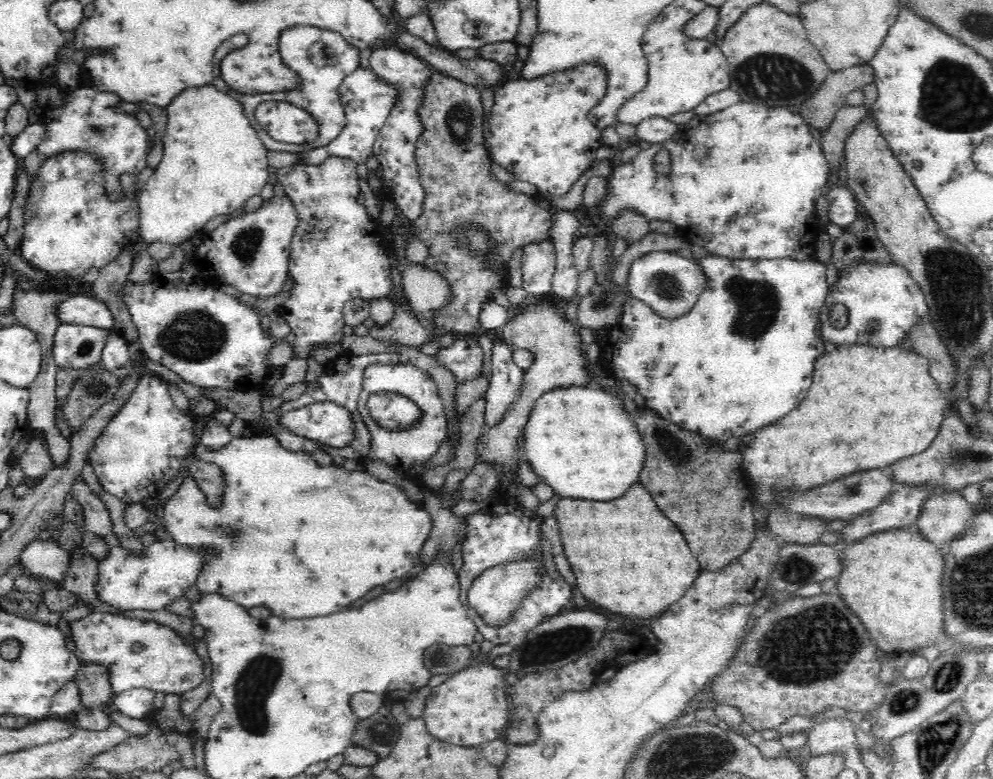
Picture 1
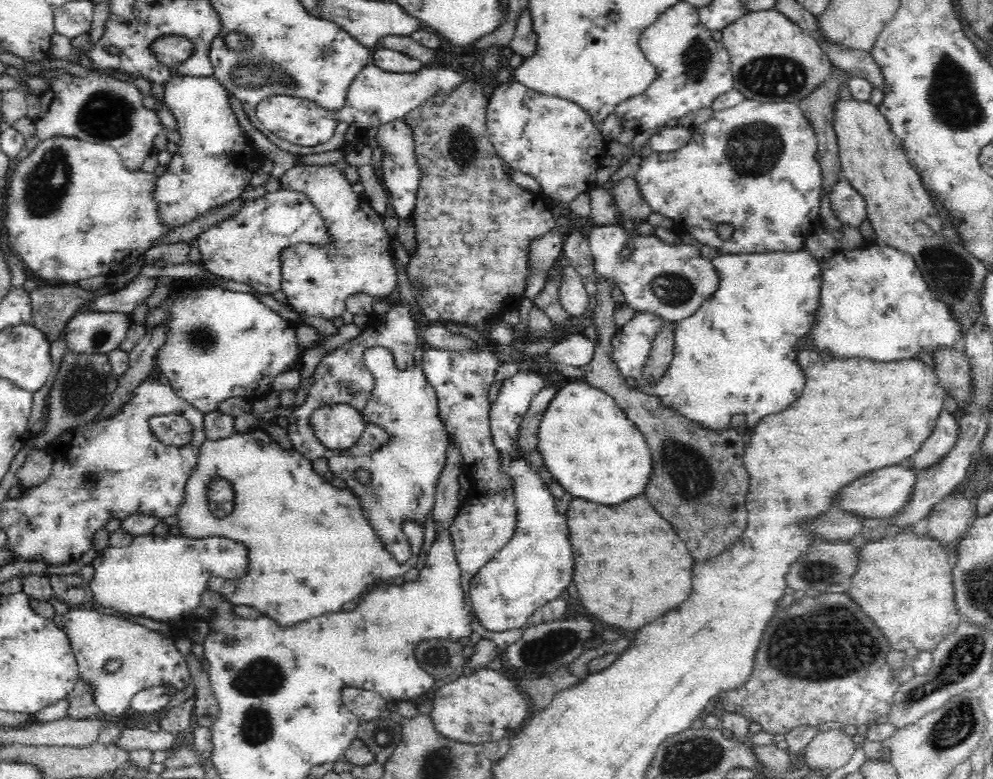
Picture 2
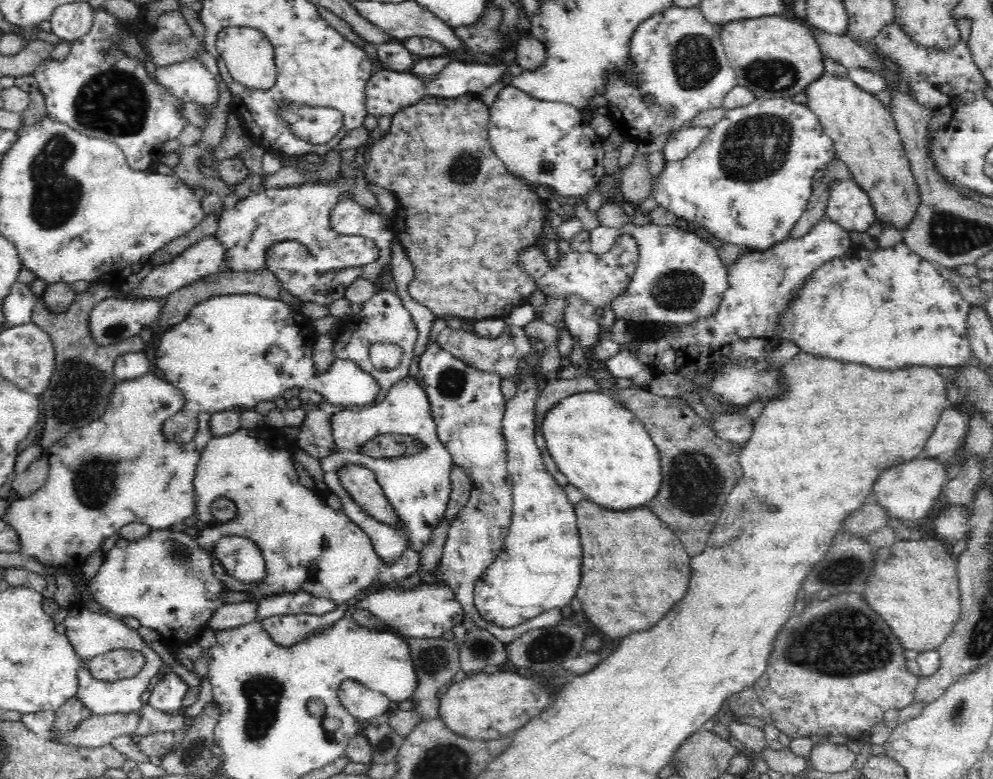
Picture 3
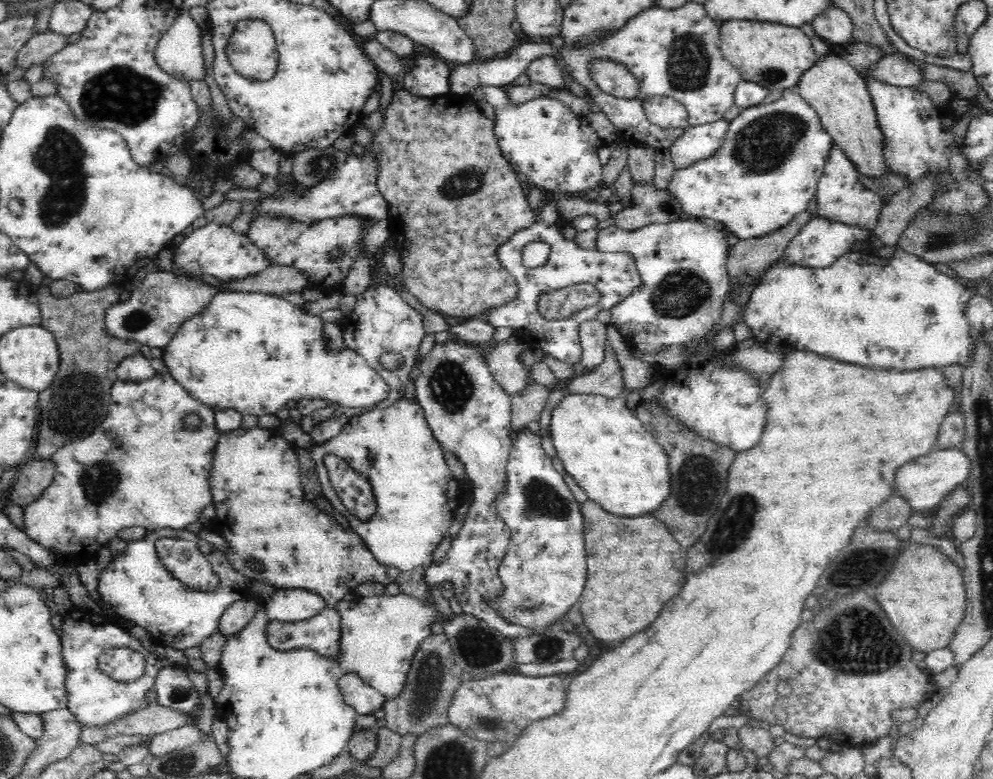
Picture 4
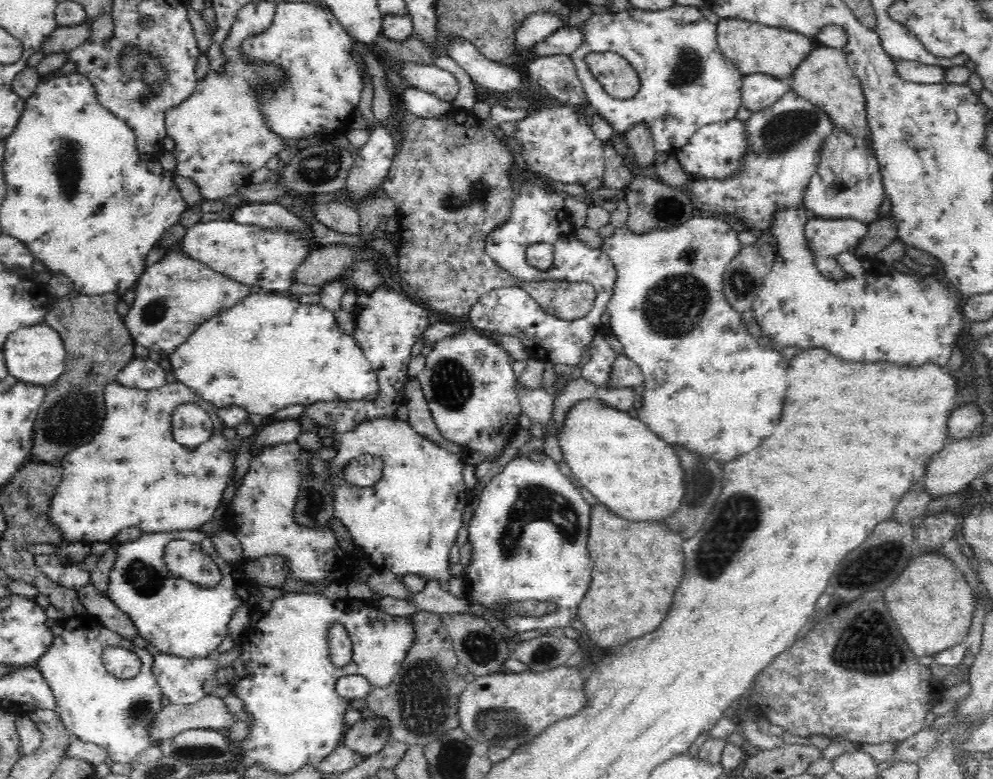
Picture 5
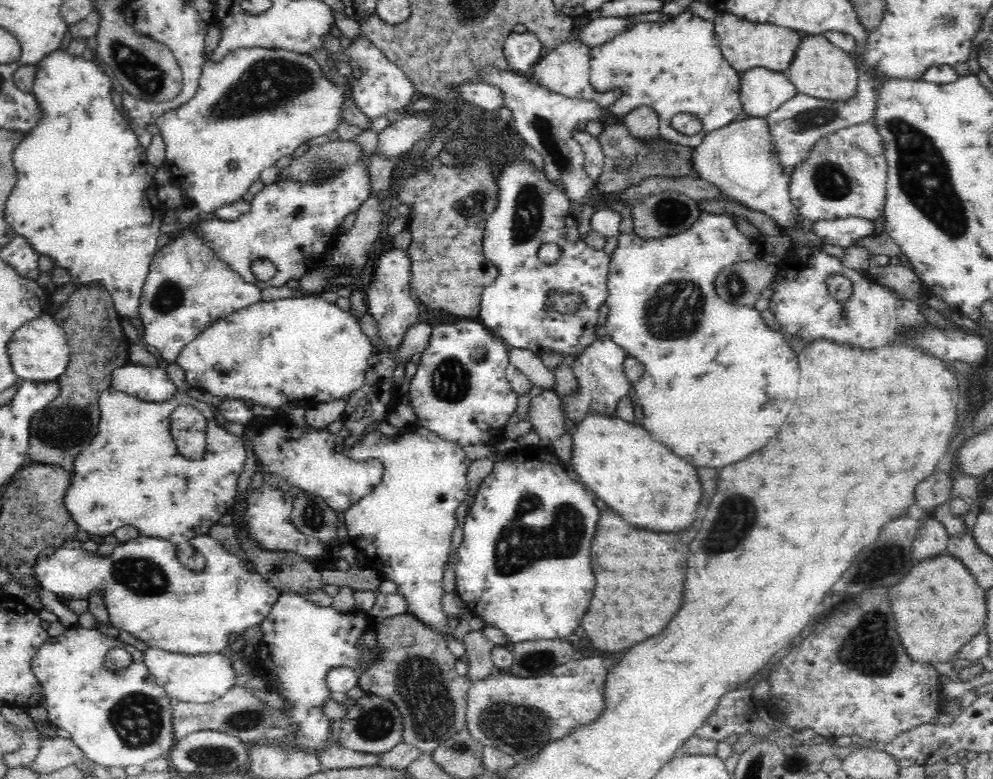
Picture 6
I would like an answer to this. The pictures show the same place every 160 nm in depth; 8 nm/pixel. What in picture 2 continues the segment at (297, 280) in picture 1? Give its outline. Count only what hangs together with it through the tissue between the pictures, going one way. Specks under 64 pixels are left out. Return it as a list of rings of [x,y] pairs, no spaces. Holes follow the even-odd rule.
[[[348,162],[338,164],[302,165],[298,164],[288,169],[280,178],[282,189],[290,189],[305,192],[312,203],[316,205],[324,223],[330,231],[331,244],[318,247],[306,242],[297,243],[282,250],[280,254],[279,270],[282,272],[281,289],[288,299],[287,303],[294,308],[294,312],[307,316],[322,317],[331,320],[336,316],[342,316],[347,310],[347,299],[352,293],[367,292],[375,297],[388,296],[398,282],[398,270],[391,250],[391,236],[384,229],[383,216],[378,214],[367,200],[354,193],[352,185],[344,175],[344,168]]]

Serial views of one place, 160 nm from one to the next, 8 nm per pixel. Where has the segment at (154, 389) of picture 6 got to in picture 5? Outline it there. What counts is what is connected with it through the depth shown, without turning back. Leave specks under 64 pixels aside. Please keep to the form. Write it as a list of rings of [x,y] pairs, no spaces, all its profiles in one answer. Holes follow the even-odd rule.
[[[134,357],[117,375],[116,383],[142,390],[154,390],[167,383],[168,372],[151,359]]]

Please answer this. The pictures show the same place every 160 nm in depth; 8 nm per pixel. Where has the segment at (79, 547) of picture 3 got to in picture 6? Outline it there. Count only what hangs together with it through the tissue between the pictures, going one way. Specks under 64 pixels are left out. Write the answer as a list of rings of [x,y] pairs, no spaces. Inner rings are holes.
[[[110,387],[100,394],[99,407],[101,415],[98,436],[94,436],[92,444],[76,456],[74,472],[71,473],[72,480],[64,496],[64,505],[71,518],[76,521],[78,530],[104,536],[130,524],[144,536],[160,537],[176,543],[178,559],[192,570],[202,570],[205,567],[205,558],[189,540],[208,534],[208,530],[216,526],[223,516],[232,513],[232,506],[236,502],[236,482],[246,462],[246,448],[242,435],[238,437],[218,426],[214,417],[216,413],[220,413],[218,407],[179,392],[170,400],[148,402]],[[182,404],[197,408],[207,418],[208,452],[202,460],[190,460],[180,455],[176,441],[172,438],[170,415]]]

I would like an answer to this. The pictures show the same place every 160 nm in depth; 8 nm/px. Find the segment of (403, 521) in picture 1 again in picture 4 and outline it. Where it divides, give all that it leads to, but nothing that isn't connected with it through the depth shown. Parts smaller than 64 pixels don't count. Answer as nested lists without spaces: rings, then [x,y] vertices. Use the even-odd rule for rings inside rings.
[[[258,426],[253,429],[238,427],[227,433],[221,433],[216,450],[213,452],[210,491],[212,491],[213,504],[217,509],[213,526],[228,540],[228,550],[222,553],[226,555],[230,565],[248,581],[264,581],[277,589],[298,587],[308,589],[318,593],[326,601],[326,610],[313,620],[270,622],[266,626],[269,643],[279,651],[306,647],[326,658],[332,660],[338,658],[340,656],[341,616],[335,609],[337,602],[340,602],[346,593],[353,593],[353,590],[363,582],[372,580],[383,585],[395,582],[401,570],[382,566],[356,534],[350,534],[350,531],[342,529],[333,516],[322,514],[316,506],[306,506],[298,453],[292,444],[290,445],[276,430]],[[250,558],[261,562],[263,569],[252,567],[248,563]]]

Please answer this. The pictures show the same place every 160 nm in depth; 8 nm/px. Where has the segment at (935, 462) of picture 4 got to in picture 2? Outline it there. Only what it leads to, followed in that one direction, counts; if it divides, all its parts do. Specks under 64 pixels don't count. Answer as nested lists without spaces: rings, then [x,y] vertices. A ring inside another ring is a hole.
[[[905,465],[885,466],[878,470],[866,473],[864,476],[850,482],[846,488],[842,488],[834,500],[836,508],[852,512],[857,516],[866,518],[870,523],[881,522],[894,518],[898,515],[910,502],[914,486],[916,486],[916,469]]]

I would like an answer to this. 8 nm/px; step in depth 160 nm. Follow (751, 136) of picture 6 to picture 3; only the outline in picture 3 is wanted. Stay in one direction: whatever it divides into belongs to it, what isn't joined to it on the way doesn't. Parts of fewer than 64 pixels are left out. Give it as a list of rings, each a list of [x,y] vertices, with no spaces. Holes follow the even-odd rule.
[[[694,126],[684,127],[667,138],[662,152],[667,162],[678,162],[684,160],[690,152],[694,152],[704,138],[708,136],[710,127]],[[905,243],[872,252],[851,246],[842,257],[814,270],[797,293],[796,300],[779,316],[774,334],[798,344],[802,352],[884,370],[908,366],[966,367],[970,362],[967,316],[971,305],[939,274],[936,264],[924,260]]]

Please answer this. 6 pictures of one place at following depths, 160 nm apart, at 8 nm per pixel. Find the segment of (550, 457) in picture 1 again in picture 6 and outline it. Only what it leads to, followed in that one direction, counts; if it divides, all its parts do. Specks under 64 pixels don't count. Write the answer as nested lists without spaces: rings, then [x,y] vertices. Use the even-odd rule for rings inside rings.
[[[593,411],[576,423],[572,466],[580,482],[626,522],[652,532],[680,532],[698,520],[702,486],[692,464],[658,444],[642,425]]]

